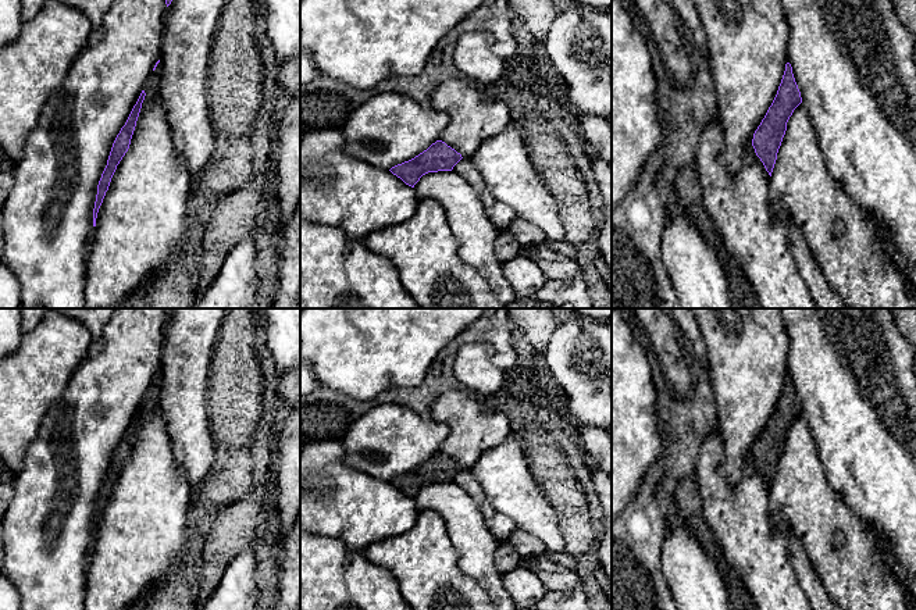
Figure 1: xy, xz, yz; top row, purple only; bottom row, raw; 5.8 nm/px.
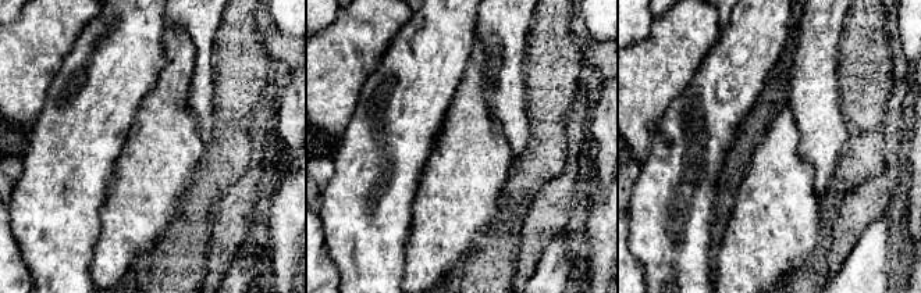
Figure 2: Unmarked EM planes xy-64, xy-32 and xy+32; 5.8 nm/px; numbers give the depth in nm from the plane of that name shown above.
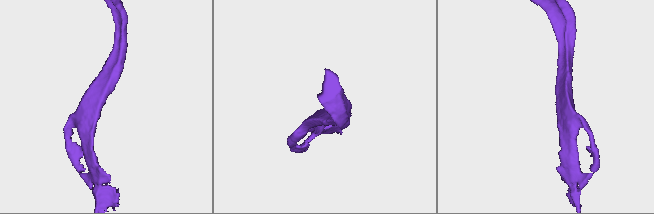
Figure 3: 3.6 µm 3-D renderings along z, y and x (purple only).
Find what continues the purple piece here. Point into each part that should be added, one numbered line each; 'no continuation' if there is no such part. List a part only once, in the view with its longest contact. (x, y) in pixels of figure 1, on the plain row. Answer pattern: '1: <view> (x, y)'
no continuation

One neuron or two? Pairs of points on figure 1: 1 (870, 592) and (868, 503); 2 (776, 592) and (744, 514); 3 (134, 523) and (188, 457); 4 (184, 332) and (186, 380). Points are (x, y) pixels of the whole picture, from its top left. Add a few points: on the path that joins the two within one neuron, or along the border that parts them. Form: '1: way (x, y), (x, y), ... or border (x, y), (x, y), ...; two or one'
1: border (845, 503), (872, 530), (884, 555); two
2: way (767, 573), (747, 534); one
3: border (168, 435), (171, 450), (185, 475), (192, 496); two
4: way (185, 343), (185, 368); one

